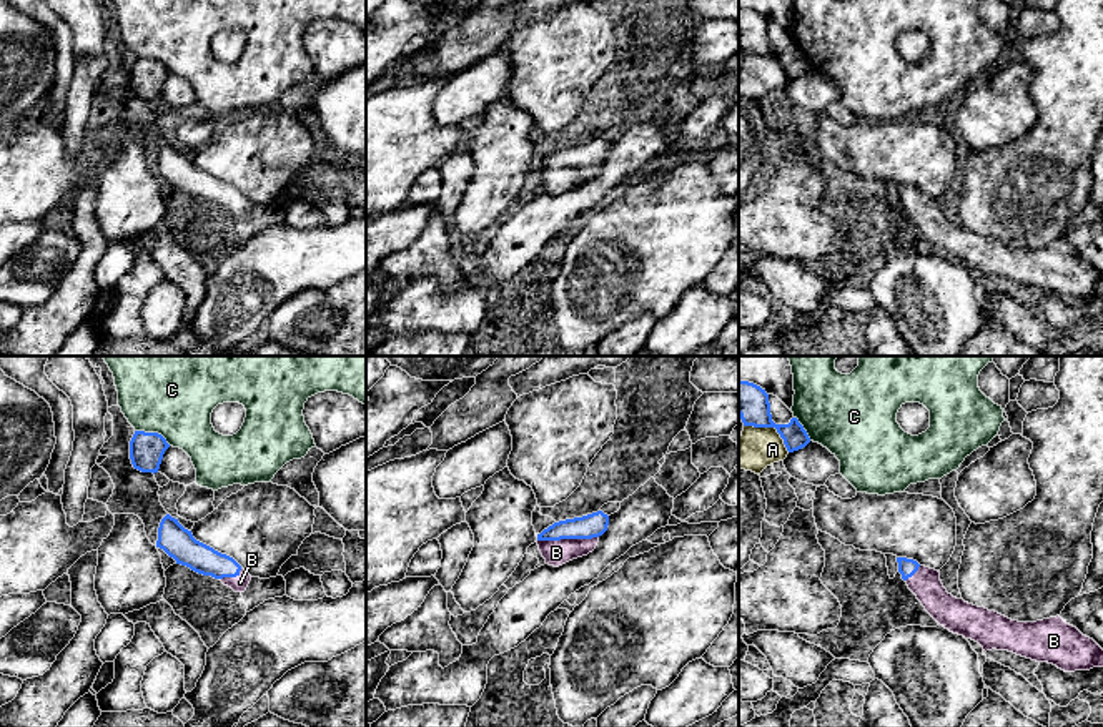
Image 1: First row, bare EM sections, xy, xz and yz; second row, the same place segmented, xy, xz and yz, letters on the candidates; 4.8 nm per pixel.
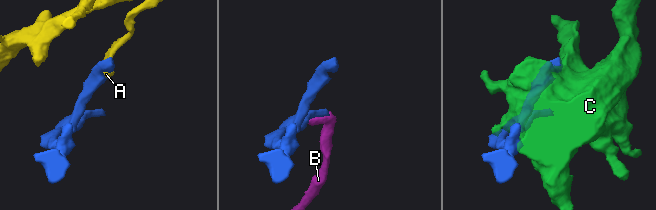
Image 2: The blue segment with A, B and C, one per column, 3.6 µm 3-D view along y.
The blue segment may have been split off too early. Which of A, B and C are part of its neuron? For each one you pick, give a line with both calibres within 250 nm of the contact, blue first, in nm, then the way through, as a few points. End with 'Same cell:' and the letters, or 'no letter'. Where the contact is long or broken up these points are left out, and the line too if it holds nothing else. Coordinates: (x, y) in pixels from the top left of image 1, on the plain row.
B: Thickness 120 nm (blue) against 130 nm. Path across: xz (594, 152), (579, 163), (568, 165), (556, 180)
Same cell: B

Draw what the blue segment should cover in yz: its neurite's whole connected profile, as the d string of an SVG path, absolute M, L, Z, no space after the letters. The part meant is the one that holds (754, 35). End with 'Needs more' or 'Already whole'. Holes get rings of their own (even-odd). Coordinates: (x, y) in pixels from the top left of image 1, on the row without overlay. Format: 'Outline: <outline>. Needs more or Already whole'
Outline: M739 8L739 43L744 53L775 55L789 80L799 78L810 70L797 45L792 45L789 52L772 48L769 22L754 10Z. Already whole

